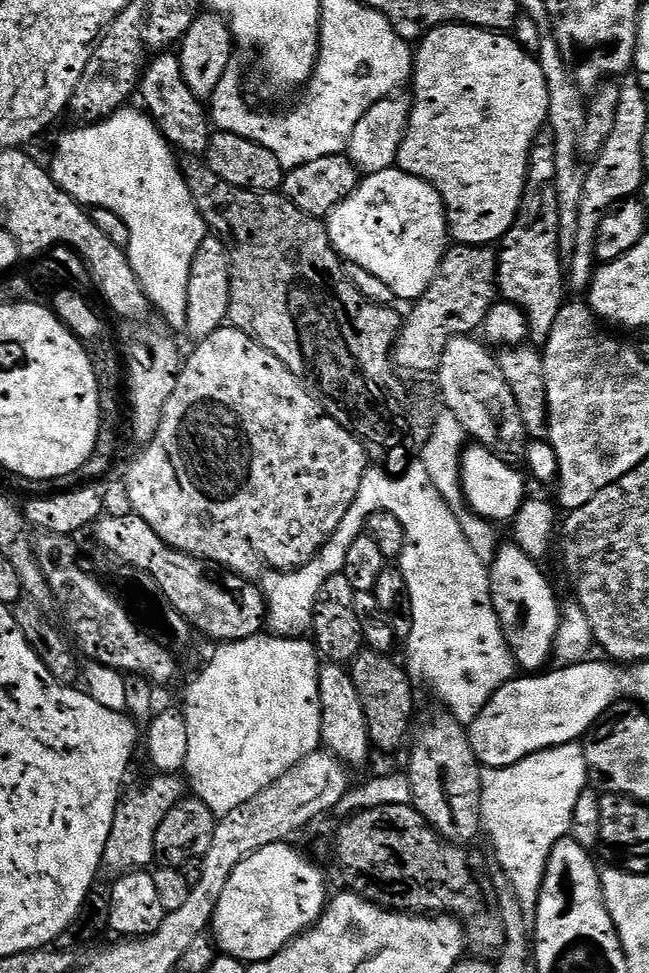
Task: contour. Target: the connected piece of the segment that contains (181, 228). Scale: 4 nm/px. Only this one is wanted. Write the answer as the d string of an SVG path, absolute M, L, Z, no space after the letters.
M124 106L95 122L85 123L85 128L62 133L56 146L54 179L56 185L77 204L89 209L114 210L114 214L126 222L126 230L130 230L130 242L126 249L128 261L148 296L149 305L164 315L163 323L169 329L183 329L188 322L190 270L198 254L198 246L202 246L204 241L206 225L196 208L178 160L176 164L177 153L172 145L164 139L156 121L147 111L130 107Z

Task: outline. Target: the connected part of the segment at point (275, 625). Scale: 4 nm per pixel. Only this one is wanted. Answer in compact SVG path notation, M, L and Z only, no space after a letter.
M364 475L359 484L358 494L355 495L354 502L351 503L349 510L343 516L337 534L320 547L310 562L288 572L265 569L261 573L258 582L268 608L265 627L271 635L299 639L311 631L313 609L322 586L331 577L343 573L350 546L360 535L363 535L370 514L374 513L373 510L368 510L368 477Z

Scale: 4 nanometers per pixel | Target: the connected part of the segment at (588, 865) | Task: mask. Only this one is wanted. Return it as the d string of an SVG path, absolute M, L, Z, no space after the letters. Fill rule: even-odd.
M572 839L558 841L550 854L548 868L544 871L544 884L540 887L534 928L544 928L544 920L552 920L556 928L572 928L568 936L576 936L576 944L588 944L588 940L596 936L596 932L592 932L592 920L600 920L596 912L607 912L604 920L611 920L608 932L616 932L616 927L604 905L598 864L588 857L587 850L578 841ZM556 912L568 912L568 916L556 916ZM572 912L576 912L576 916L572 916ZM560 920L564 920L564 924L560 924Z

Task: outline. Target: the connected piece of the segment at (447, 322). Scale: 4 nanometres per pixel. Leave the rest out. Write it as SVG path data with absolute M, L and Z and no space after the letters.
M456 244L445 251L436 277L412 312L412 340L416 344L447 341L453 336L466 336L483 325L486 314L498 300L496 262L498 256L491 247Z

